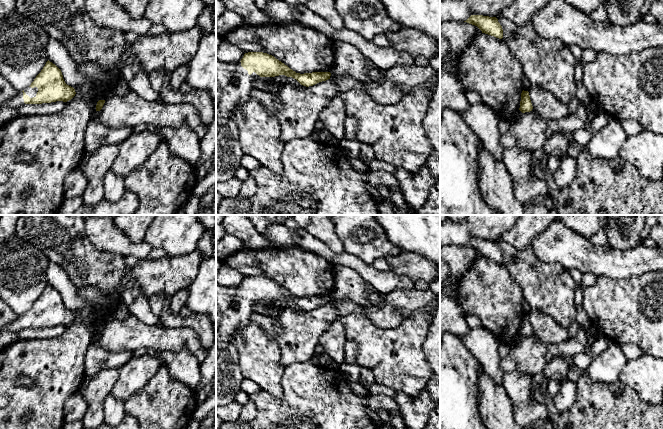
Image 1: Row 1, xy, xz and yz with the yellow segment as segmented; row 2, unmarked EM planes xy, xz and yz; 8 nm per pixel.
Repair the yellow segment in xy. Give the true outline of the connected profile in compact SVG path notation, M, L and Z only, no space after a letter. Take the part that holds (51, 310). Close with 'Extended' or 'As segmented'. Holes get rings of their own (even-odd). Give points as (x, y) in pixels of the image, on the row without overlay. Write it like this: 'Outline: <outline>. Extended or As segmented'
Outline: M49 284L31 309L23 315L16 314L0 298L0 332L18 333L24 328L67 326L75 318L75 313L65 307L61 294Z. Extended

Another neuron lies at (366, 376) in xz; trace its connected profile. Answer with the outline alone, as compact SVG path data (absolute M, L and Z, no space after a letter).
M361 368L360 383L365 383L367 385L376 384L374 375L369 369Z

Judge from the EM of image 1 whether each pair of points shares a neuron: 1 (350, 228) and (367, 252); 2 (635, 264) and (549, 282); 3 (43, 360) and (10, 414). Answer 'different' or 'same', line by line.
1: same
2: different
3: same

